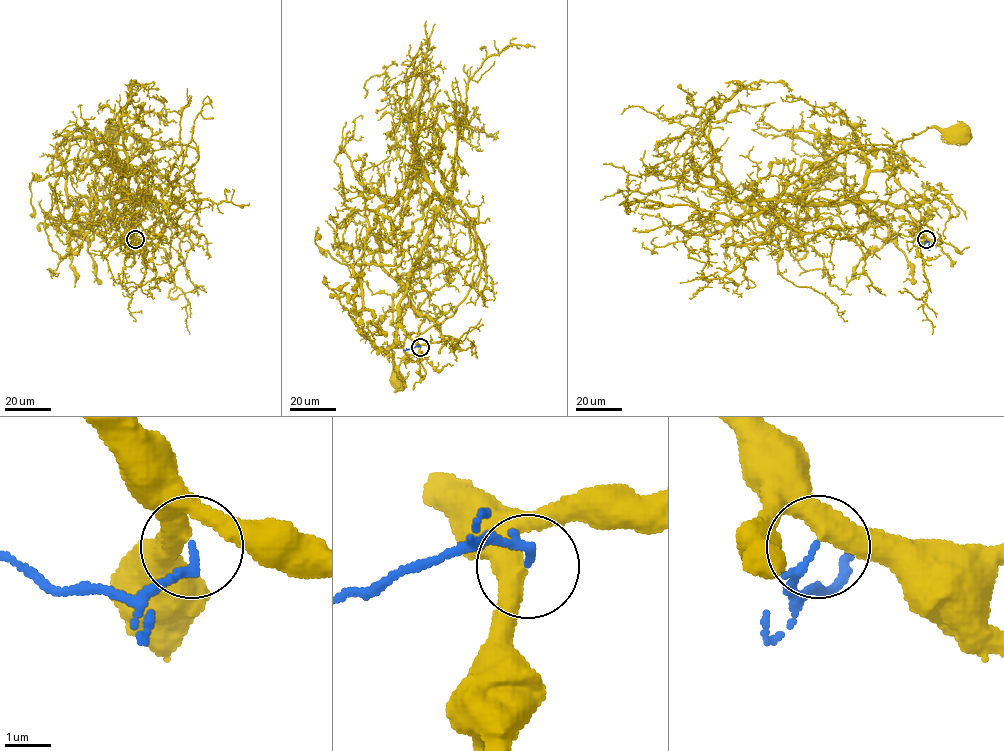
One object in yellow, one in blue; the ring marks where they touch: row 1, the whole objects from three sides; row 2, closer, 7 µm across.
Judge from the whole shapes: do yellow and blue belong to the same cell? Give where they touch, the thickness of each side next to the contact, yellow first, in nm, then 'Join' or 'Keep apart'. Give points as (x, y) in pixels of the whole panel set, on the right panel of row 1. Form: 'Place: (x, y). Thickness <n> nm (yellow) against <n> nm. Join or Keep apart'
Place: (926, 239). Thickness 440 nm (yellow) against 180 nm. Join

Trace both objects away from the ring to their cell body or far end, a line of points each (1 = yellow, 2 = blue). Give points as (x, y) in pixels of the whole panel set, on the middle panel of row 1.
1: (420, 347), (399, 303), (449, 201), (483, 263), (453, 314), (391, 348), (398, 382)
2: (420, 347), (407, 350)

